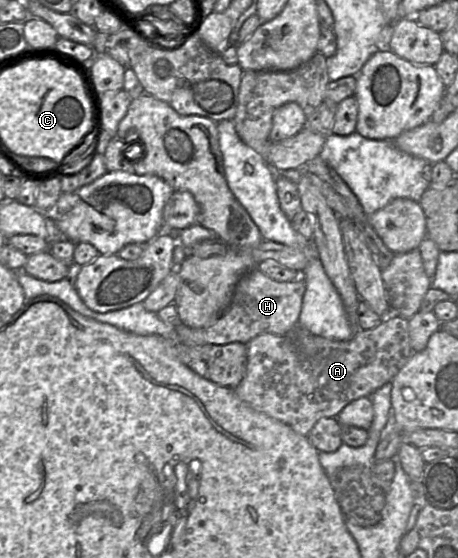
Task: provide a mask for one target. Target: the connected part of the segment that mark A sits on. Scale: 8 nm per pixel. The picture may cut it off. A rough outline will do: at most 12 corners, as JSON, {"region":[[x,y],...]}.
{"region":[[409,320],[260,334],[236,395],[307,436],[409,361]]}

